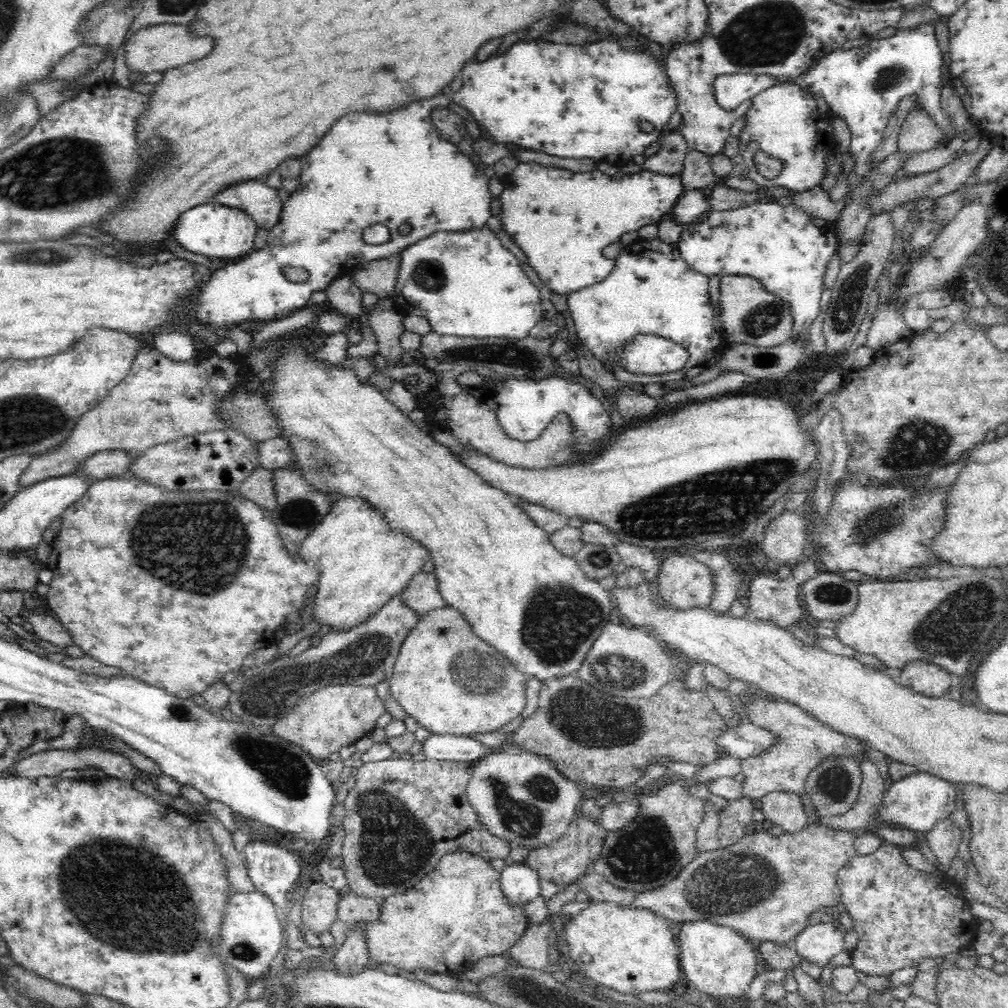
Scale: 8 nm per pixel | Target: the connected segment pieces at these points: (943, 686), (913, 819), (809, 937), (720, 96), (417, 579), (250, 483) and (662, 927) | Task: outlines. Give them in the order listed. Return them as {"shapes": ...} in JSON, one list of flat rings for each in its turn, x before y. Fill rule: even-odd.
{"shapes":[[[912,660,901,672,897,680,900,685,930,698,942,697,954,685,952,675,933,662]],[[914,772,900,780,893,781,882,796,881,810,877,813,877,824,889,822,916,832,928,832,940,821,948,819,955,812,956,785,933,774]],[[830,922,808,925,795,938,794,949,800,957,824,968,832,958,845,955,845,929]],[[722,74,713,81,717,103,728,112,738,108,742,102,752,100,762,90,776,85,778,79,765,74]],[[420,571,401,592,408,607,424,616,431,610,446,607,447,602,438,590,438,579,432,572]],[[262,466,257,467,242,482,237,494,254,501,256,505,266,510,272,511,276,508,276,493,274,493,272,477,272,470,265,470]],[[592,902,578,914,569,917,565,925,569,944,570,965,580,970,597,984,616,990,620,998,650,990,668,990,680,980,679,945,668,927,668,920,643,908,622,906,614,902]]]}

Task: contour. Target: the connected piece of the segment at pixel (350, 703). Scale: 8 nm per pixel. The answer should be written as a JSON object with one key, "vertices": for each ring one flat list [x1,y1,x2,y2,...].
{"vertices":[[336,685,326,686,310,696,300,698,287,716,270,728,284,742,310,754,317,762,327,760,341,748,355,745,375,728,376,721,385,714,386,708,375,686]]}

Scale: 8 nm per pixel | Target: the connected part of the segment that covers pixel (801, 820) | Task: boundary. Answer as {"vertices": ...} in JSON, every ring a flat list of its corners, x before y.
{"vertices":[[770,792,761,798,763,814,773,825,781,826,786,833,807,828,808,814,799,794,793,792]]}

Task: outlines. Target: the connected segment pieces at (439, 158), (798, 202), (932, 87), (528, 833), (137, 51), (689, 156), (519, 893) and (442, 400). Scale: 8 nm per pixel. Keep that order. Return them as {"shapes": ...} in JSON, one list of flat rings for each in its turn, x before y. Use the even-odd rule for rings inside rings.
{"shapes":[[[434,96,434,98,428,98,428,100,420,100,420,102,414,102,410,104,408,108,402,108,402,110,394,110,390,114,348,114,346,118,340,118,340,122,336,122,336,126,332,126,332,130,324,136,324,140,320,140,320,144,316,148,312,148,312,152,308,152,308,156,301,160,302,172,298,178,299,185,295,191,292,192,287,202,283,203,283,210,280,216,280,222,268,231,268,240,266,244,260,249,255,249,249,252,236,264,230,264,230,266,222,266,222,268,216,268,214,270,214,276,212,280,204,286,202,292,196,292,194,296,190,296,184,304,184,316,182,320,178,322,177,326,188,327,194,322,198,322,200,325,214,327,214,328,226,328,237,327,240,322,244,322,248,319,256,319,262,321,272,321,283,315,290,314,296,309,302,309,304,306,310,305,310,296,312,292,317,290,325,291,327,286,338,275,345,273,351,273,356,267,362,264,372,262,374,260,384,260,384,258,390,258,394,254,400,253,404,248,412,244,416,244,419,240,428,238,432,234,443,231,444,233,456,233,464,232,464,230,474,230,474,228,484,228,488,224,490,216,490,202,492,200,489,177,486,176,484,171,480,171,477,167,477,162,474,158,464,155,458,147,453,143,444,140,434,123,431,121,430,112,432,108,454,108,453,104,448,104,450,100,446,96],[376,224,384,224,391,233,390,240,384,244,366,244,363,239,363,233,366,228,375,226],[300,267,306,269,309,273,307,281,303,283,289,281,284,275,284,268]],[[814,185,812,189,797,193,792,198,794,205,824,221,837,222,846,206,845,199,834,202,820,185]],[[928,22,921,24,915,29,898,29,890,37,868,40,867,43,849,50,844,50,842,47,835,48,829,53,822,55,809,67,806,67,805,71,795,79,792,79,791,82,801,86,814,96,822,96,824,102,835,113,835,116,844,119,851,134,850,148,847,154,851,154,855,158,853,173,858,176,867,176,872,171,872,167,868,164,870,156,876,146,880,144,884,136,884,130,888,130,888,120,896,112,898,102,906,96,911,94,919,96,916,106,924,107,924,111,934,118,934,121,940,125,940,129,944,131,945,140,942,140,941,144,944,144,950,137,958,136,957,130,953,128,951,118,943,113,941,103,943,84,941,76,942,62,944,60,942,56,943,52,938,44,935,27,931,22]],[[496,751,480,758,473,767,466,792,482,825,492,831,496,837,508,841,512,847,523,844,529,850,540,848,566,833,576,818,582,802,581,786,574,785,546,757,527,751,522,752,521,755]],[[162,23,138,29,125,43,125,60,131,72,141,72,146,75,151,72,164,73,208,56,212,48,214,48,214,38,192,33,190,24]],[[689,149,686,153,683,169,680,172,680,180,684,183,684,191,703,189,708,191,718,183,711,167,710,155,699,150]],[[513,863,506,865,501,872,501,885,506,899,512,905,523,906,541,895,538,871,528,864]],[[462,386,459,394,452,397,442,397,434,387,426,392,421,392,415,398,417,404,415,408,425,411,435,427,449,431,462,444,474,447,476,451,506,465,531,468,531,470,544,470,548,466,554,466,554,456,560,450,566,450,566,448,570,448,574,444,572,422,569,422,568,416,564,412,554,416,554,420,544,428,537,439,522,442,506,435,496,415,499,404,490,398,488,392,484,390],[438,408,448,410,448,419,443,423,438,421,438,416,436,416]]]}

